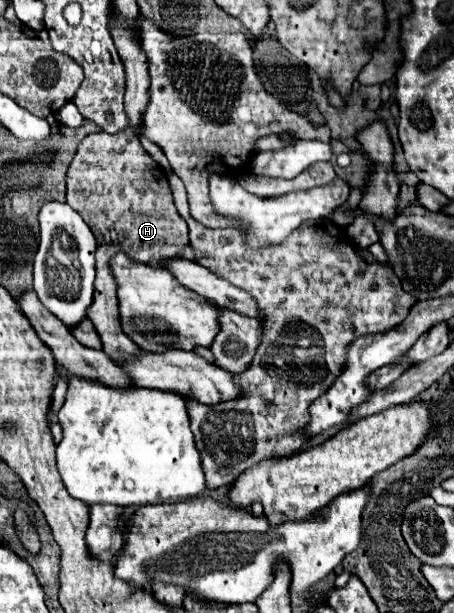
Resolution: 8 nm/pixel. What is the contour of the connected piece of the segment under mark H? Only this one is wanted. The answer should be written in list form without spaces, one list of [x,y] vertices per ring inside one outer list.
[[[135,128],[117,134],[89,134],[81,140],[77,154],[67,170],[67,204],[75,208],[97,238],[97,278],[93,304],[87,318],[97,328],[103,352],[121,364],[121,352],[135,354],[139,346],[131,342],[119,324],[115,280],[109,270],[109,258],[123,250],[139,262],[157,262],[165,256],[177,256],[189,244],[187,224],[177,214],[167,176],[161,166],[141,148]]]

